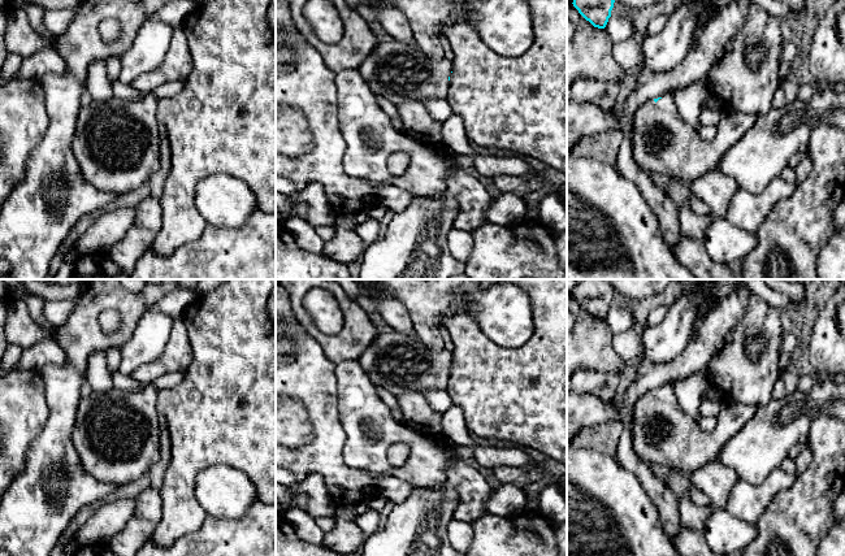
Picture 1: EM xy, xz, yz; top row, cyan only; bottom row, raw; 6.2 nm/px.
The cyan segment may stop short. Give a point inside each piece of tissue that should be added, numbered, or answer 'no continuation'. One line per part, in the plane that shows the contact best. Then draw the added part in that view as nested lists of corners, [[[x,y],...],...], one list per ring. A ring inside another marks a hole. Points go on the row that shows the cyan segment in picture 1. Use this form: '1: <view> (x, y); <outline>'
1: yz (663, 143); [[[667,94],[656,103],[645,101],[634,112],[634,135],[630,139],[633,158],[640,168],[689,183],[716,168],[757,118],[754,114],[724,109],[715,138],[702,140],[679,116],[672,95]]]

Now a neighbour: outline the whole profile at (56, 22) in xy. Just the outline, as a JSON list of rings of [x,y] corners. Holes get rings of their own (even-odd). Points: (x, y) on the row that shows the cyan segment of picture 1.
[[[75,8],[44,10],[43,23],[52,35],[58,36],[68,30],[75,13]]]

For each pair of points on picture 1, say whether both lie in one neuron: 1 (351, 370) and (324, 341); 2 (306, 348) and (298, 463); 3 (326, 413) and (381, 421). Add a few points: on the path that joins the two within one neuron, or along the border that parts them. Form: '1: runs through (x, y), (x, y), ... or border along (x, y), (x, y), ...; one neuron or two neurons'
1: border along (356, 359), (346, 359), (336, 365); two neurons
2: runs through (308, 377), (313, 382), (320, 398), (320, 434); one neuron
3: border along (338, 383), (337, 412), (345, 433), (345, 444); two neurons

